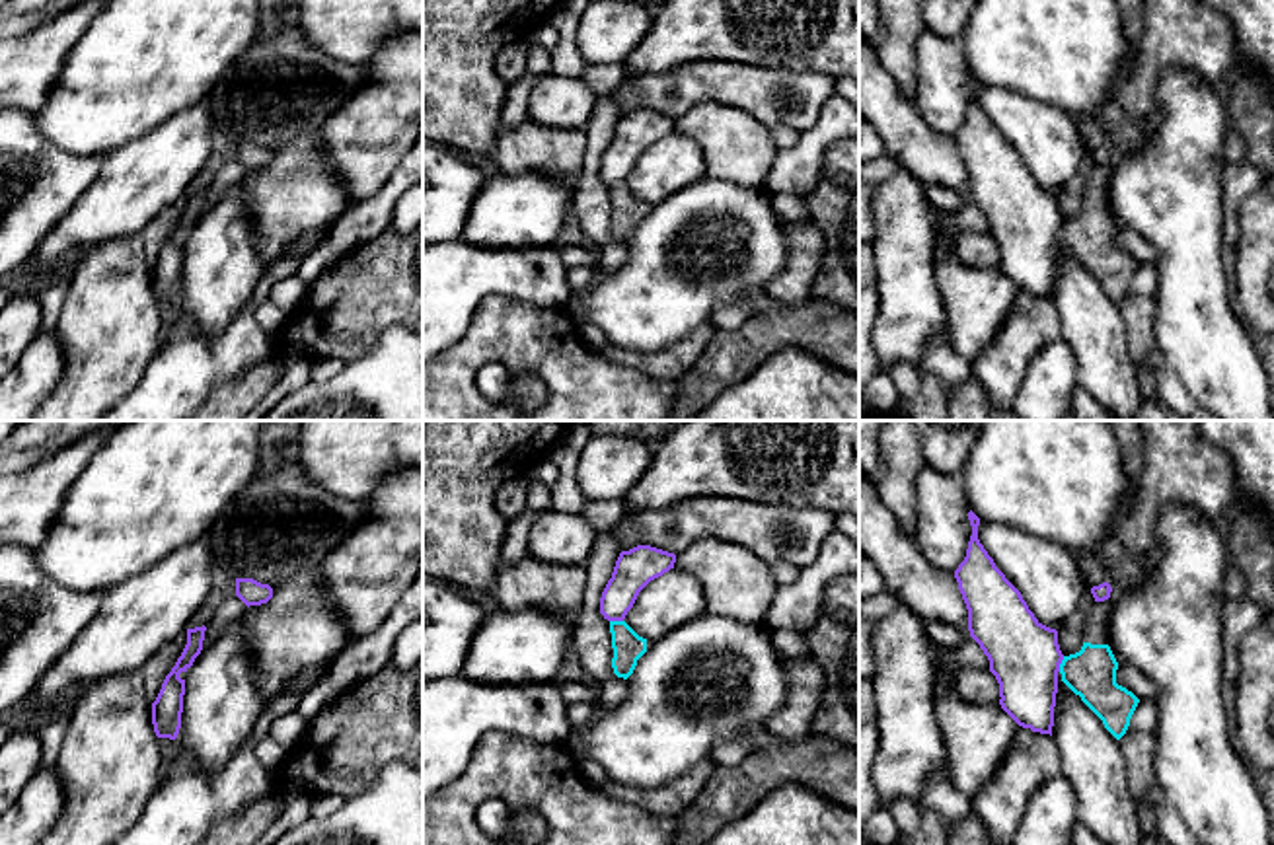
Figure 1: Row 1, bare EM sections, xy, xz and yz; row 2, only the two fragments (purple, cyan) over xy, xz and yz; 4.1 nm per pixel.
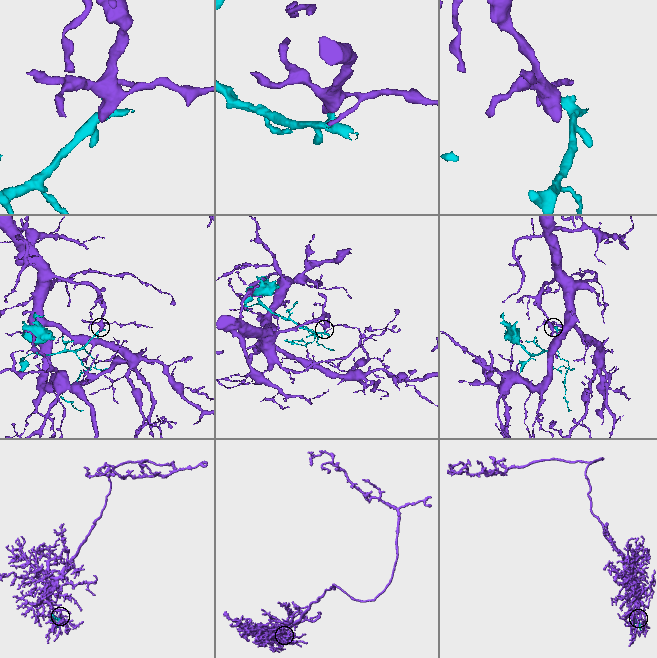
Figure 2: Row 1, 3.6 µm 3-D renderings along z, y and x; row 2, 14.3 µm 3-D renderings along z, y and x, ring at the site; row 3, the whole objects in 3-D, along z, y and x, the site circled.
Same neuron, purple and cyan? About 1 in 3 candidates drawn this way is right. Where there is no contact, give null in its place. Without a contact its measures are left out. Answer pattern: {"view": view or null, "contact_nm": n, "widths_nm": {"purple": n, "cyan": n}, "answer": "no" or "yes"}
{"view": "yz", "contact_nm": 70, "widths_nm": {"purple": 300, "cyan": 200}, "answer": "no"}

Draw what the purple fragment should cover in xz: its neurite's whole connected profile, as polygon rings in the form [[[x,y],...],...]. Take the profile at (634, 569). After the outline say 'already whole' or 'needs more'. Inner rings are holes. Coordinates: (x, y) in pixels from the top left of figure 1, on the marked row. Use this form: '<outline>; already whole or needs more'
[[[637,545],[629,551],[621,551],[612,578],[608,580],[600,598],[600,613],[604,619],[623,621],[639,592],[651,580],[674,569],[674,563],[674,553],[651,545]]]; already whole

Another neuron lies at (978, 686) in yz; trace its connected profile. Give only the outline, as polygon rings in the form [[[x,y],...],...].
[[[960,668],[955,680],[958,697],[974,705],[999,705],[999,683],[990,670]]]

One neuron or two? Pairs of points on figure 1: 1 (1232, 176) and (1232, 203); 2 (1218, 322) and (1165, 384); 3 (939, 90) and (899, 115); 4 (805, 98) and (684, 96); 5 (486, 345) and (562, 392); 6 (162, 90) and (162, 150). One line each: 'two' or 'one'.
1: one
2: two
3: two
4: one
5: one
6: two

